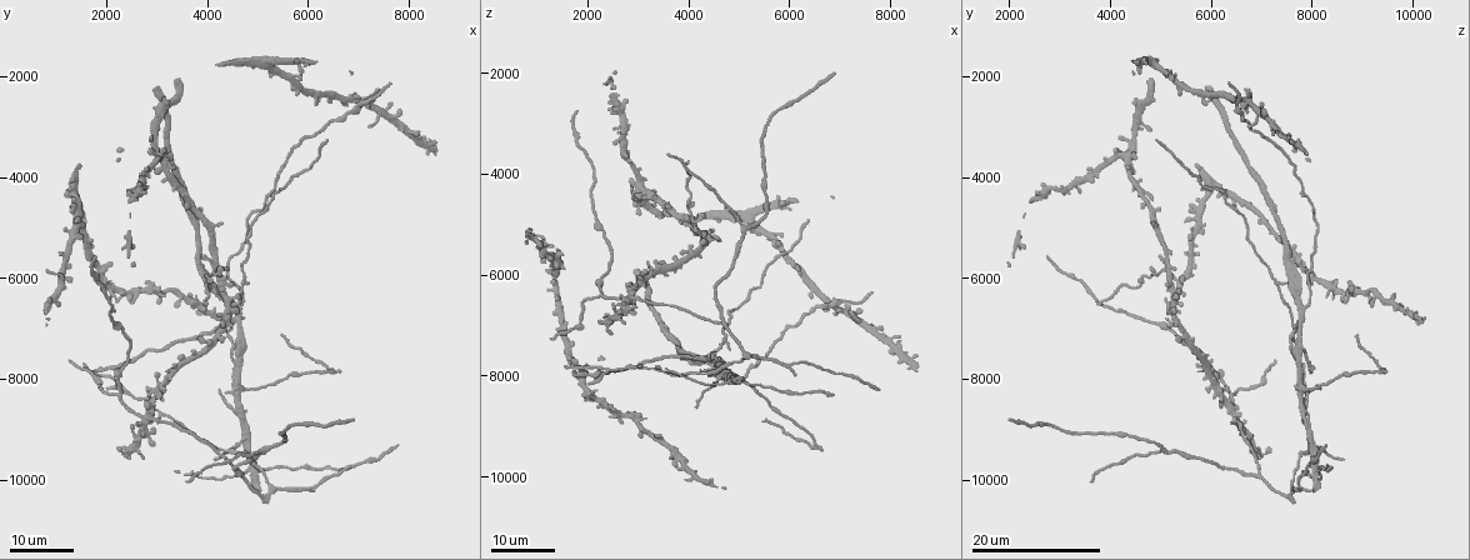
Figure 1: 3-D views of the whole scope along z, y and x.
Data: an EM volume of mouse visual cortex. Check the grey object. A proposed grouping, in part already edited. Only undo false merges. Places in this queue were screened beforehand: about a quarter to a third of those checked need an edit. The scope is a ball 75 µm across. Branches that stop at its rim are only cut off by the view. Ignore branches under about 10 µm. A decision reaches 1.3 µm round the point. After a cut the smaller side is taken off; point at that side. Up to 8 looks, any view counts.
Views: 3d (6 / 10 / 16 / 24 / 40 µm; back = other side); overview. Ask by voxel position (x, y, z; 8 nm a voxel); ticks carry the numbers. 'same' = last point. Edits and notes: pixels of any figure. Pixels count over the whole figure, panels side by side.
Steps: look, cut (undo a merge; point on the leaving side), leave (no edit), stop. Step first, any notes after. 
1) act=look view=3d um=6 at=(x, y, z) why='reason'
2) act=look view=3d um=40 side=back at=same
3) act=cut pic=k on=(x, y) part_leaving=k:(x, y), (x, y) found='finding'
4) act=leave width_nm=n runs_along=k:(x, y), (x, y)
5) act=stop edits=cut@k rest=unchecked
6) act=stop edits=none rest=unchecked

act=look view=3d um=24 at=(4700, 8150, 7800)

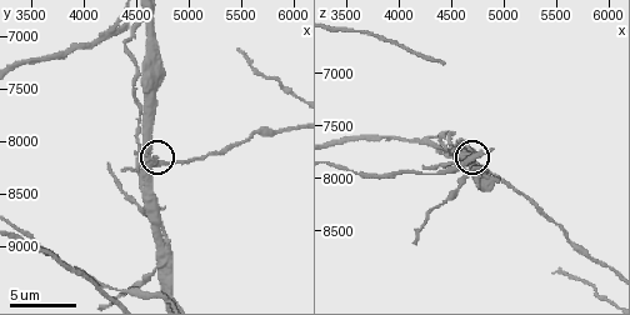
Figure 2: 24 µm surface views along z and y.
act=look view=3d um=6 at=same

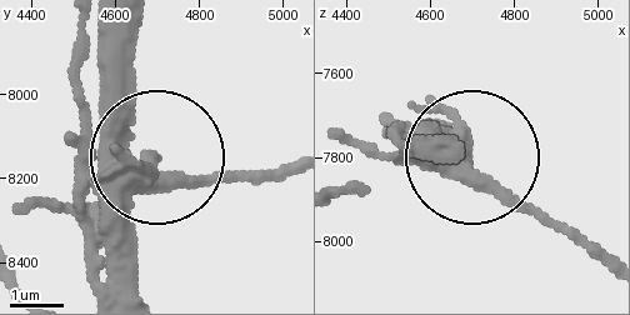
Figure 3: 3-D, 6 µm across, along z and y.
act=look view=3d um=6 side=back at=same why='from behind'

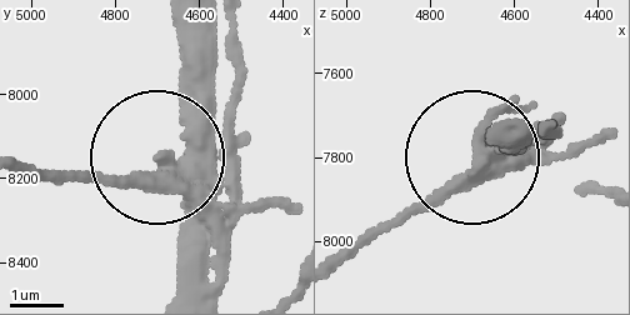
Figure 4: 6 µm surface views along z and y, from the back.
act=cut pic=4 on=(119, 185) width_nm=440 part_leaving=4:(185, 195), (29, 168) found='two neurons meet here'

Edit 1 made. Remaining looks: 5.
act=look view=overview why='redraw'

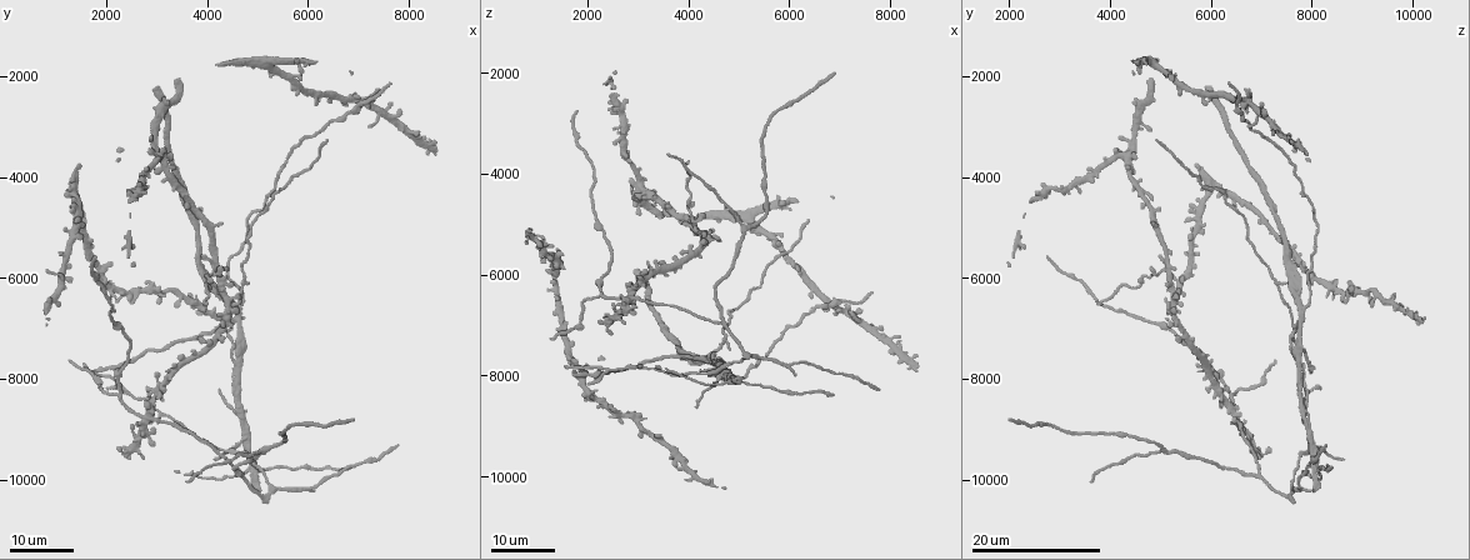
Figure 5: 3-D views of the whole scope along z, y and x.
act=look view=3d um=24 at=(4100, 5850, 5050)

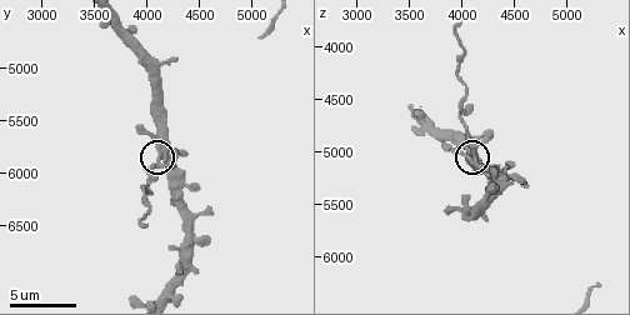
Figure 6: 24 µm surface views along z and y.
act=look view=3d um=10 at=(4140, 5820, 5060) why='zoom in'

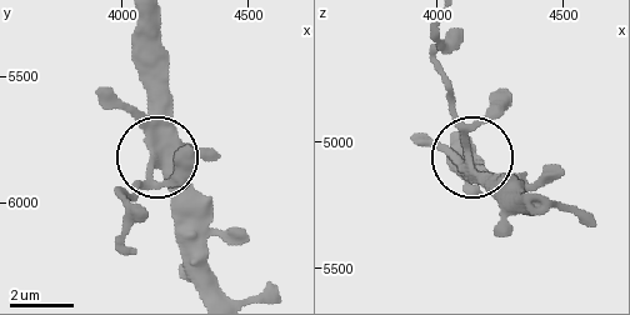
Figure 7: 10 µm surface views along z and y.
act=cut pic=7 on=(454, 121) part_leaving=7:(464, 161), (440, 75), (440, 26) found='two neurons meet here'

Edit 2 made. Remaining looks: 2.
act=stop edits=cut@4,cut@7 rest=unchecked

